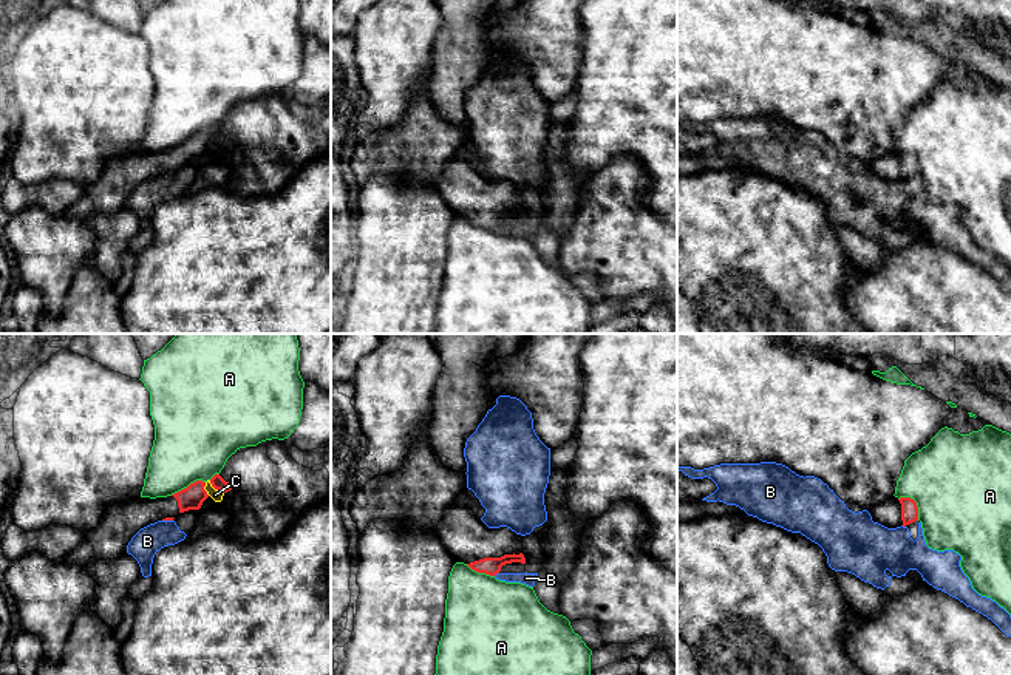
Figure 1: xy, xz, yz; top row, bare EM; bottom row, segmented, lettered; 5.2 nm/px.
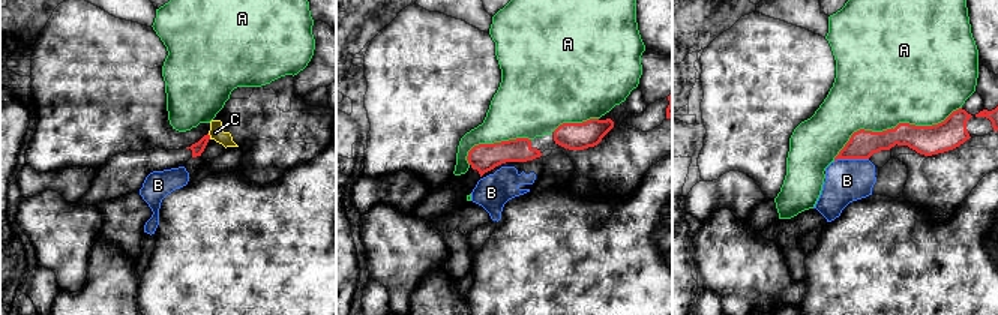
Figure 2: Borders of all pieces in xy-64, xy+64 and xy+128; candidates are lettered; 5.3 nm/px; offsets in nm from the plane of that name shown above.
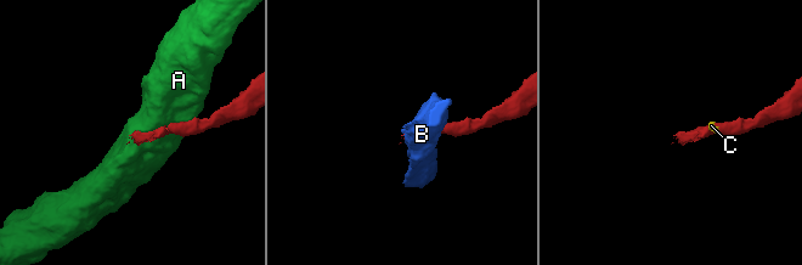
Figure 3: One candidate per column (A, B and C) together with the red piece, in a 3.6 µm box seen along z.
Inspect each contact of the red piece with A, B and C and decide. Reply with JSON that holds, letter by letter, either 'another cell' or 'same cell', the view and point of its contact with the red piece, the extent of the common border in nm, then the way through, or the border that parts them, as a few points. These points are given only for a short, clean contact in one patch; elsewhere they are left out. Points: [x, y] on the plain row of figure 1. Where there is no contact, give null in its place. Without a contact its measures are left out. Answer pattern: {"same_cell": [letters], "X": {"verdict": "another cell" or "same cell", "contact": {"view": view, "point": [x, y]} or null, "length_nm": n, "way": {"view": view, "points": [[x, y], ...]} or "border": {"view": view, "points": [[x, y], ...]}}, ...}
{"same_cell": [], "A": {"verdict": "another cell", "contact": {"view": "yz", "point": [915, 158]}, "length_nm": 160}, "B": {"verdict": "another cell", "contact": {"view": "xz", "point": [495, 227]}, "length_nm": 40, "border": {"view": "xz", "points": [[498, 226], [493, 229]]}}, "C": {"verdict": "another cell", "contact": {"view": "xy", "point": [215, 142]}, "length_nm": 100, "border": {"view": "xy", "points": [[209, 135], [223, 147]]}}}

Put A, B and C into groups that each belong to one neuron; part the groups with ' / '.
A / B / C

